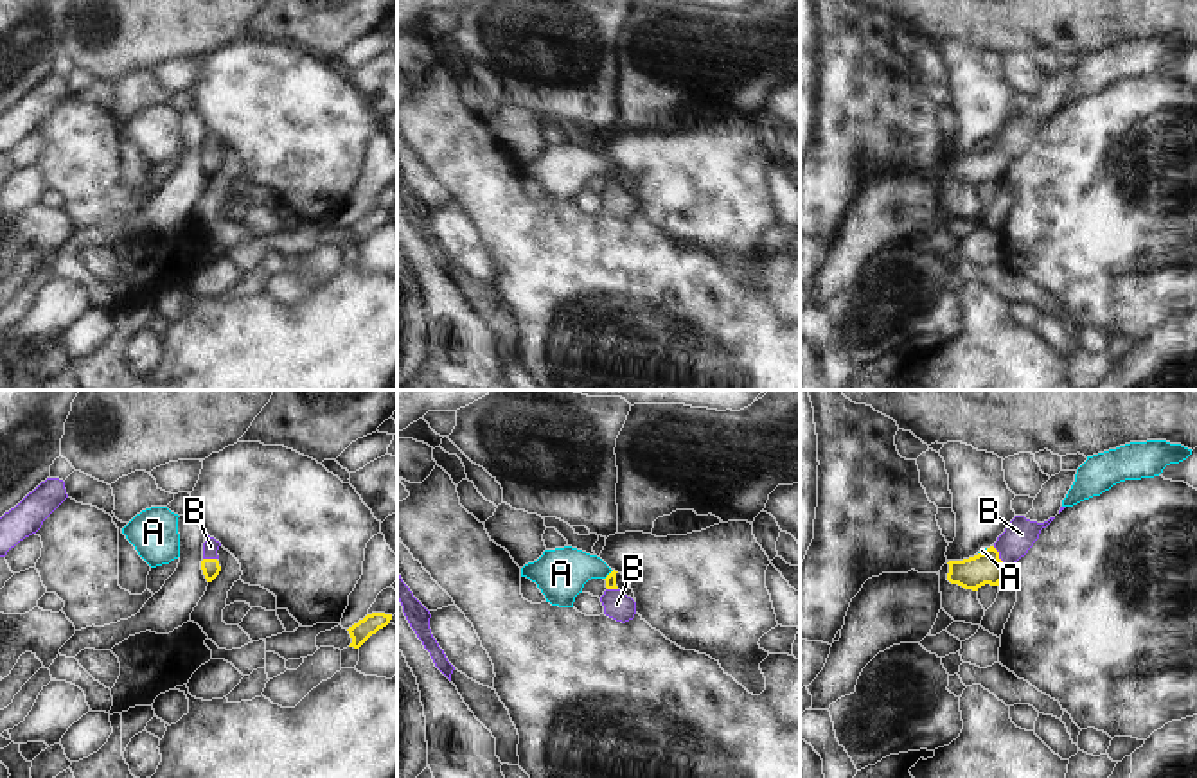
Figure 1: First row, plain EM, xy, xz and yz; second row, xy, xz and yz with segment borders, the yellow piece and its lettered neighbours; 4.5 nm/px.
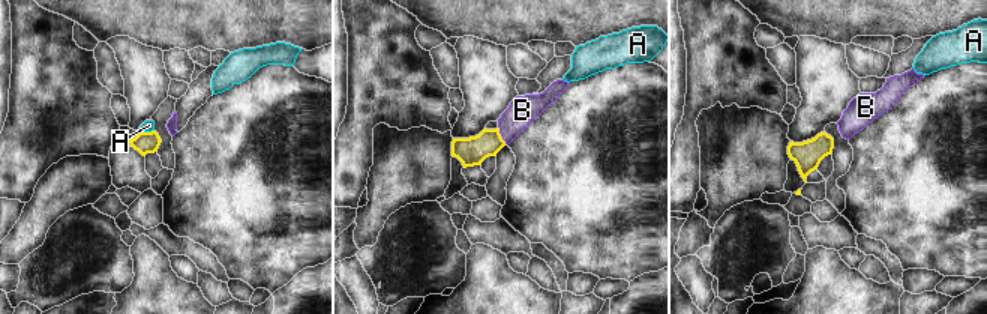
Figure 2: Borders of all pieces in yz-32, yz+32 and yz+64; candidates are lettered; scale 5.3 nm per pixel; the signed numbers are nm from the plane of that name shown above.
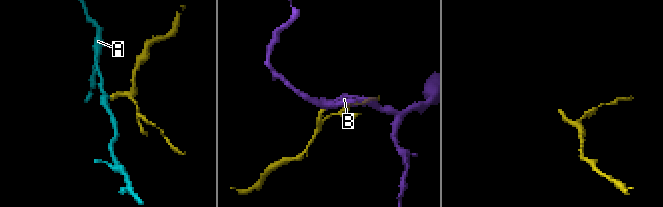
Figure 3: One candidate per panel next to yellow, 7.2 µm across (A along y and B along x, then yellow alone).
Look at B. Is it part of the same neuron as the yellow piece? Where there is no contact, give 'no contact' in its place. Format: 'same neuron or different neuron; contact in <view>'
same neuron; contact in yz

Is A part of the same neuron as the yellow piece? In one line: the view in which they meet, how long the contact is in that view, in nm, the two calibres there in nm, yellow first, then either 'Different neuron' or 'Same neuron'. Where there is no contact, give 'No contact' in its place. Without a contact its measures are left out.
Touches yellow in xz. Shared border 60 nm. Thickness 50 nm (yellow) against 220 nm. Different neuron.

